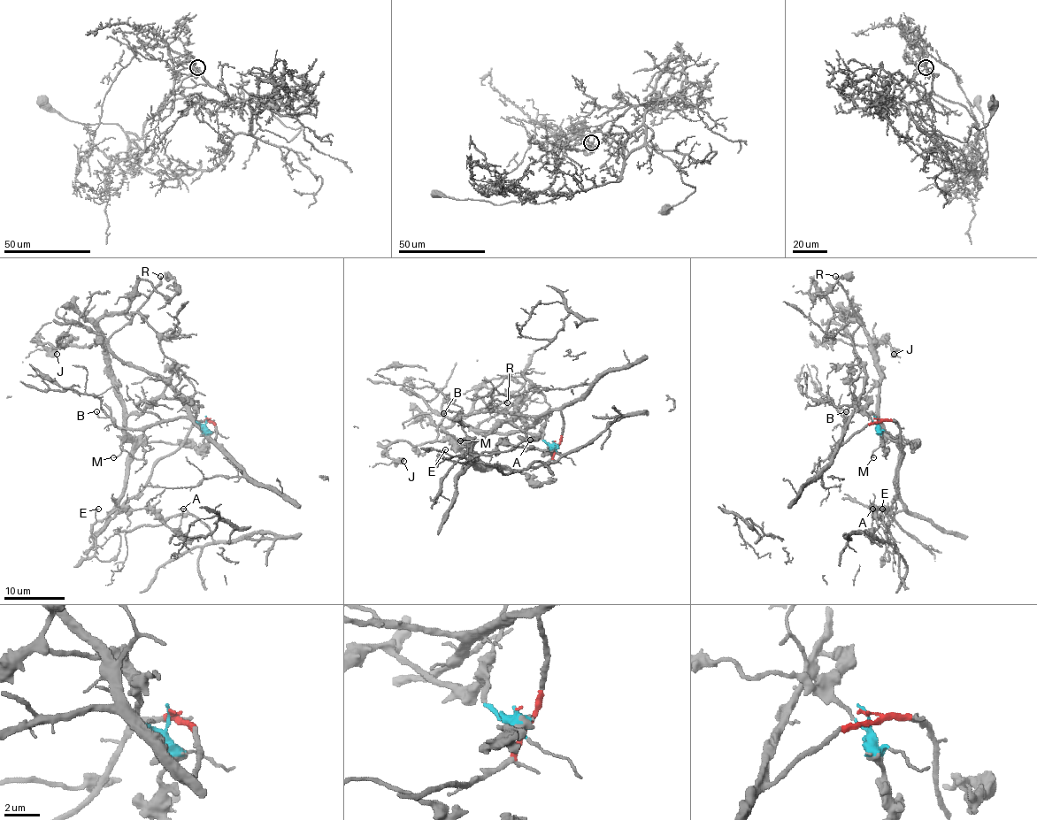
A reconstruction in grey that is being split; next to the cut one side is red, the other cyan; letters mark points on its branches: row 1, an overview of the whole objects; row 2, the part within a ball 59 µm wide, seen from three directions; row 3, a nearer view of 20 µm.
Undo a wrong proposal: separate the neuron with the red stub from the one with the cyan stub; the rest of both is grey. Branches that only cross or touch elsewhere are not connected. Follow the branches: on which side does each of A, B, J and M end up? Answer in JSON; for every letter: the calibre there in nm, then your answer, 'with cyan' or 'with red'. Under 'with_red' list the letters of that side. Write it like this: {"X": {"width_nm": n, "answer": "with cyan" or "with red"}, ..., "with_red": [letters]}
{"A": {"width_nm": 110, "answer": "with cyan"}, "B": {"width_nm": 110, "answer": "with red"}, "J": {"width_nm": 700, "answer": "with cyan"}, "M": {"width_nm": 150, "answer": "with cyan"}, "with_red": ["B"]}

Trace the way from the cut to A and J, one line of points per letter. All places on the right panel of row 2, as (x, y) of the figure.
A: (876, 419), (865, 411), (865, 400), (854, 398), (897, 445), (902, 509), (879, 509), (874, 529), (873, 509)
J: (876, 419), (865, 411), (865, 400), (854, 398), (867, 413), (876, 413), (873, 343), (887, 342), (894, 354)

